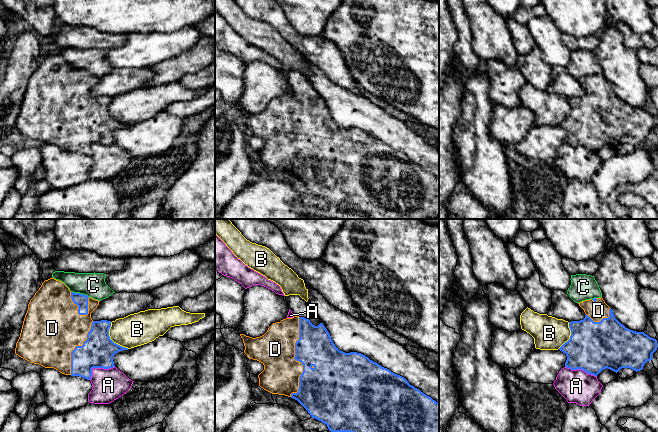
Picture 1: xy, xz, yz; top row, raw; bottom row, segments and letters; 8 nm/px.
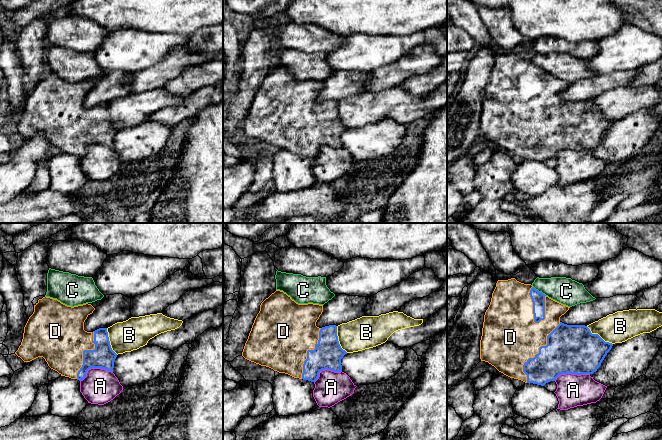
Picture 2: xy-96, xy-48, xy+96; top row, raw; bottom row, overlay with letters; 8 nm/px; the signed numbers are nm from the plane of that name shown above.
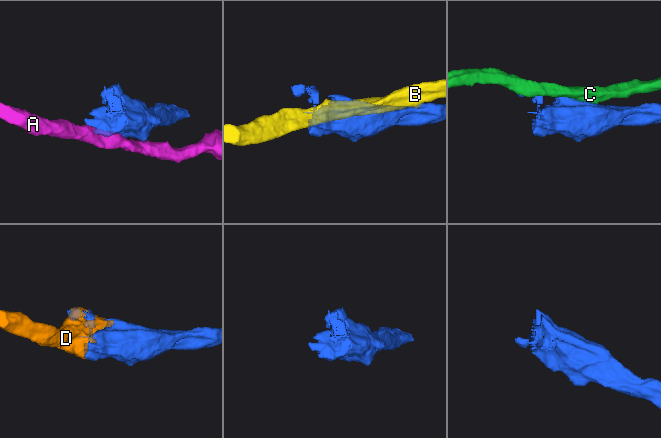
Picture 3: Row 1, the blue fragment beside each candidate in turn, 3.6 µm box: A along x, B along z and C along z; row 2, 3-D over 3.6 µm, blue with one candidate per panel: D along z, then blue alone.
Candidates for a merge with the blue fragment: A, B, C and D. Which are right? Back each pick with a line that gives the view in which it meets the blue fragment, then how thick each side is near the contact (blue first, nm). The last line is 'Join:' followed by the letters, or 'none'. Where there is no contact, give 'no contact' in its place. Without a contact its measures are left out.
D: meets blue in xz; 300 nm thick on the blue side, 300 nm on the other
Join: D

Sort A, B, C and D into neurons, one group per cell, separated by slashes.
A / B / C / D

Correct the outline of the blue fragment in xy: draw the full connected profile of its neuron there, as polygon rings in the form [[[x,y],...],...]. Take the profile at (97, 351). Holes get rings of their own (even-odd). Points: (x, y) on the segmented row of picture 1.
[[[45,280],[28,304],[15,354],[45,368],[91,380],[93,368],[115,367],[113,356],[128,348],[114,343],[109,336],[111,321],[93,321],[91,313],[99,305],[87,295],[74,293],[61,281]]]

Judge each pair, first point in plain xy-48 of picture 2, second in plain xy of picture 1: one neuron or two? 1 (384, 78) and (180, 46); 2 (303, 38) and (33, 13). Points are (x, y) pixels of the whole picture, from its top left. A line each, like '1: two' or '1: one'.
1: two
2: two

